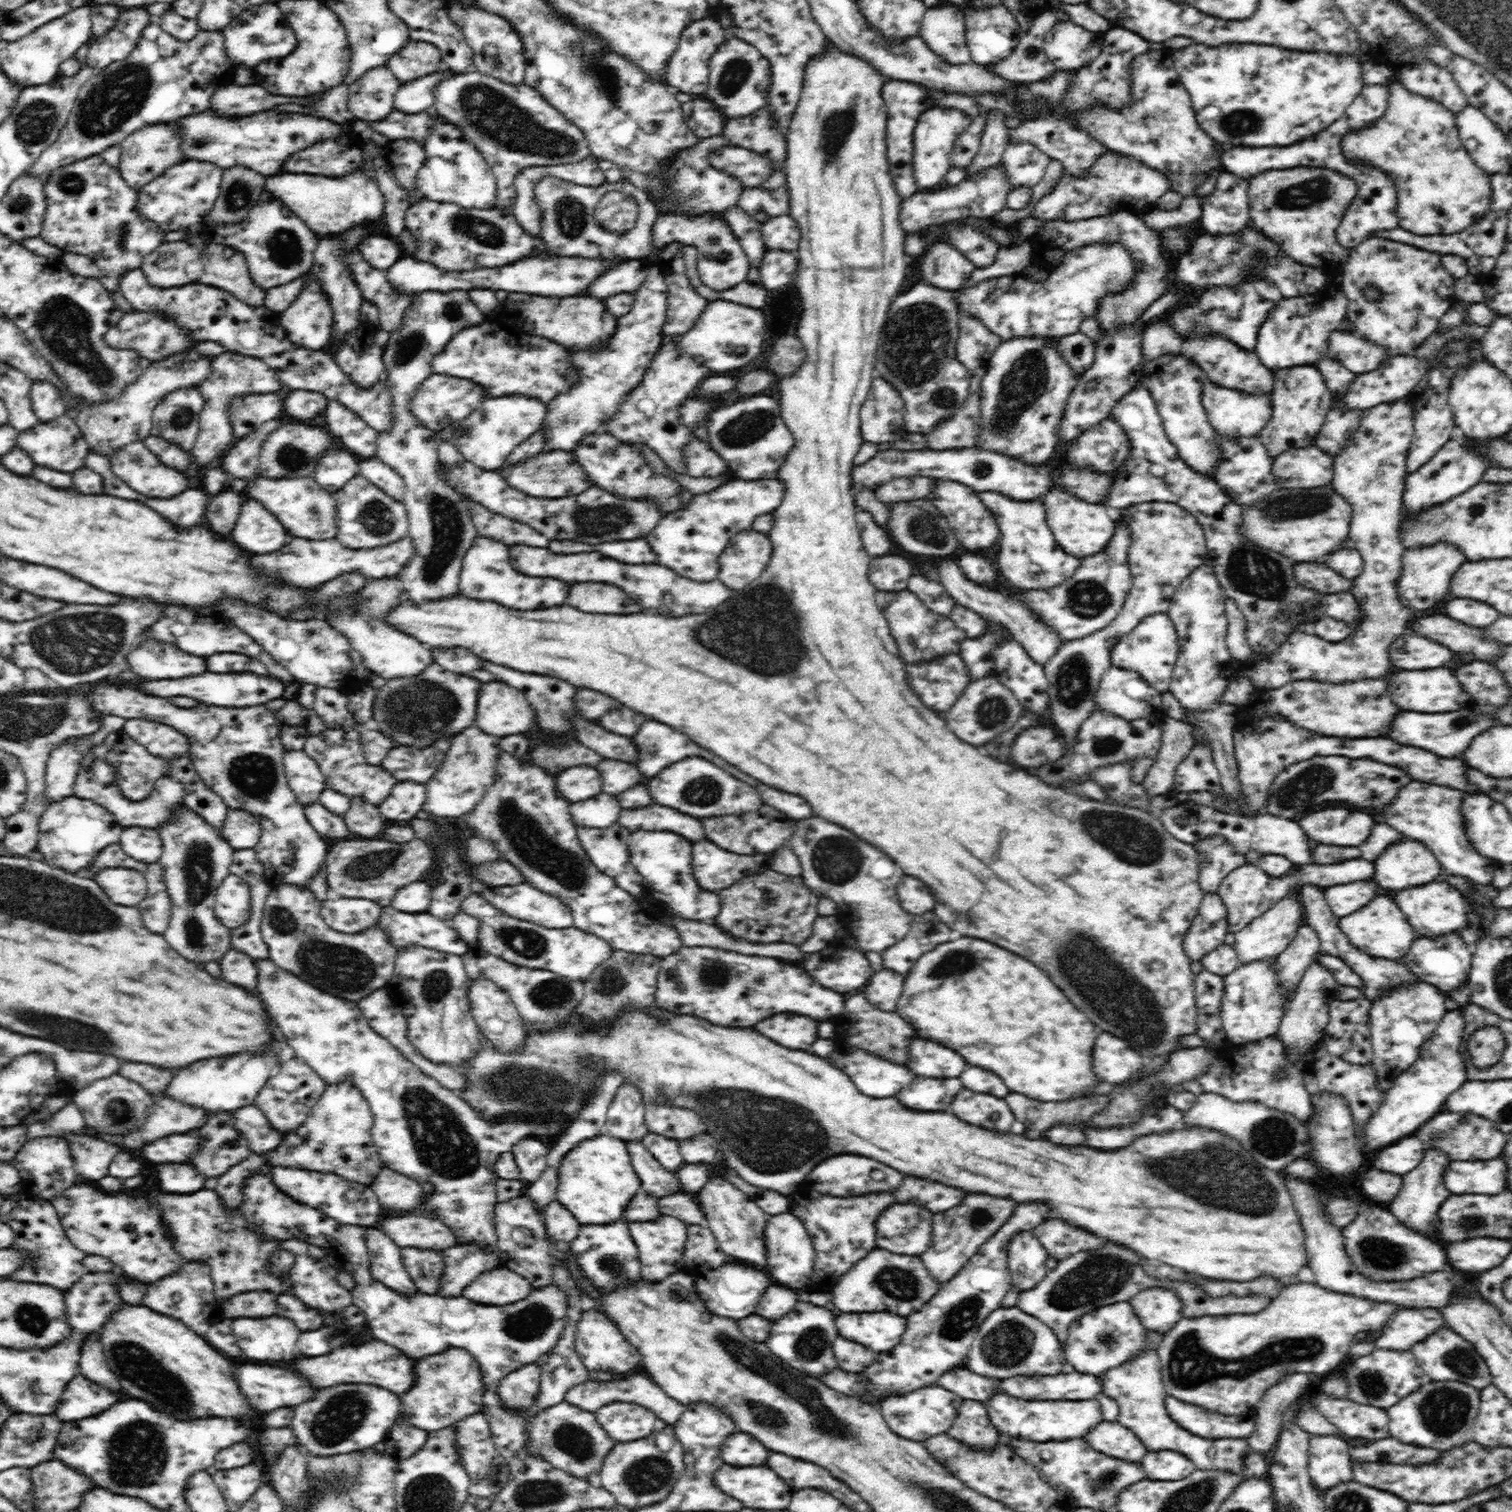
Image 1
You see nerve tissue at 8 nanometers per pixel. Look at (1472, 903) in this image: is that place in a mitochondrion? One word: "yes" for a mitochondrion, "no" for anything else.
no

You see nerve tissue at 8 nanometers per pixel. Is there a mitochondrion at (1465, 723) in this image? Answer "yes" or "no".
yes

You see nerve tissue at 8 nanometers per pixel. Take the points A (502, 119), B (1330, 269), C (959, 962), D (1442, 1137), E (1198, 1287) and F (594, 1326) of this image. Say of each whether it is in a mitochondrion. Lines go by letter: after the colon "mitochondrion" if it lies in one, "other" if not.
A: mitochondrion
B: other
C: mitochondrion
D: mitochondrion
E: other
F: other

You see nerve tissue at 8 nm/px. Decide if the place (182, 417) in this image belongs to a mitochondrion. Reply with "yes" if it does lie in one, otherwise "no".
yes

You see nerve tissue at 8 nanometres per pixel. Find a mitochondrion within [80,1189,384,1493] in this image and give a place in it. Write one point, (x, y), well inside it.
(137, 1453)

